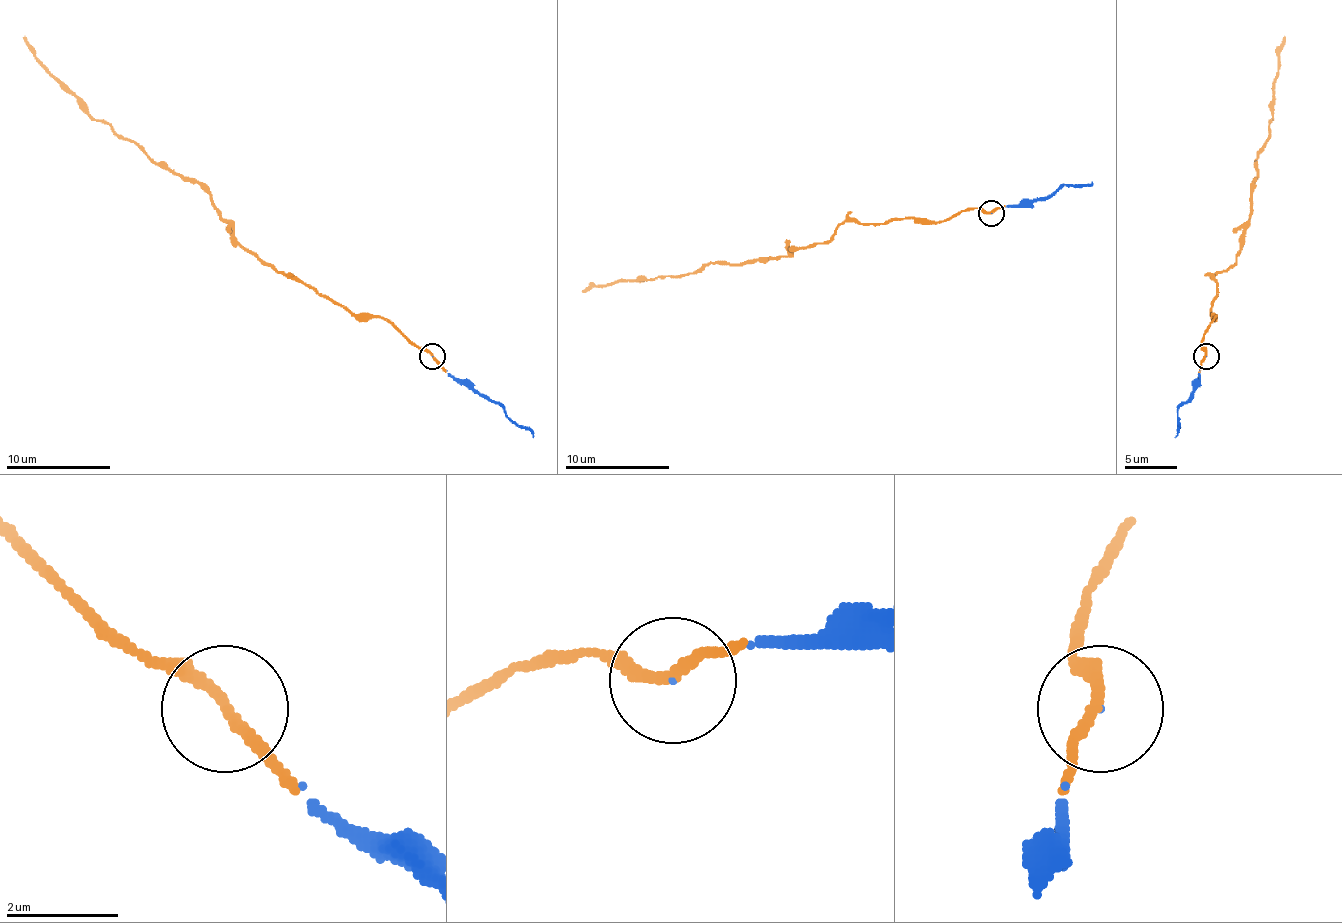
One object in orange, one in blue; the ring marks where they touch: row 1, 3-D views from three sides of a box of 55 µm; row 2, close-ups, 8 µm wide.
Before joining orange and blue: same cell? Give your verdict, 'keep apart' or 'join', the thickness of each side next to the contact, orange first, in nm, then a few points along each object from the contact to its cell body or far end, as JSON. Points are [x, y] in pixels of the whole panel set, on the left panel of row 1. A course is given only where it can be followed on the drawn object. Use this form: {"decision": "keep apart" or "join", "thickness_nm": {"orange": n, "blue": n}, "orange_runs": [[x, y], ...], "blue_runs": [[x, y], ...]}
{"decision": "join", "thickness_nm": {"orange": 180, "blue": 20}, "orange_runs": [[433, 357], [381, 318], [357, 318], [258, 260], [195, 182], [153, 163], [98, 122], [36, 56], [25, 35]], "blue_runs": [[433, 357], [451, 375], [469, 383], [503, 409], [532, 433], [532, 438]]}

